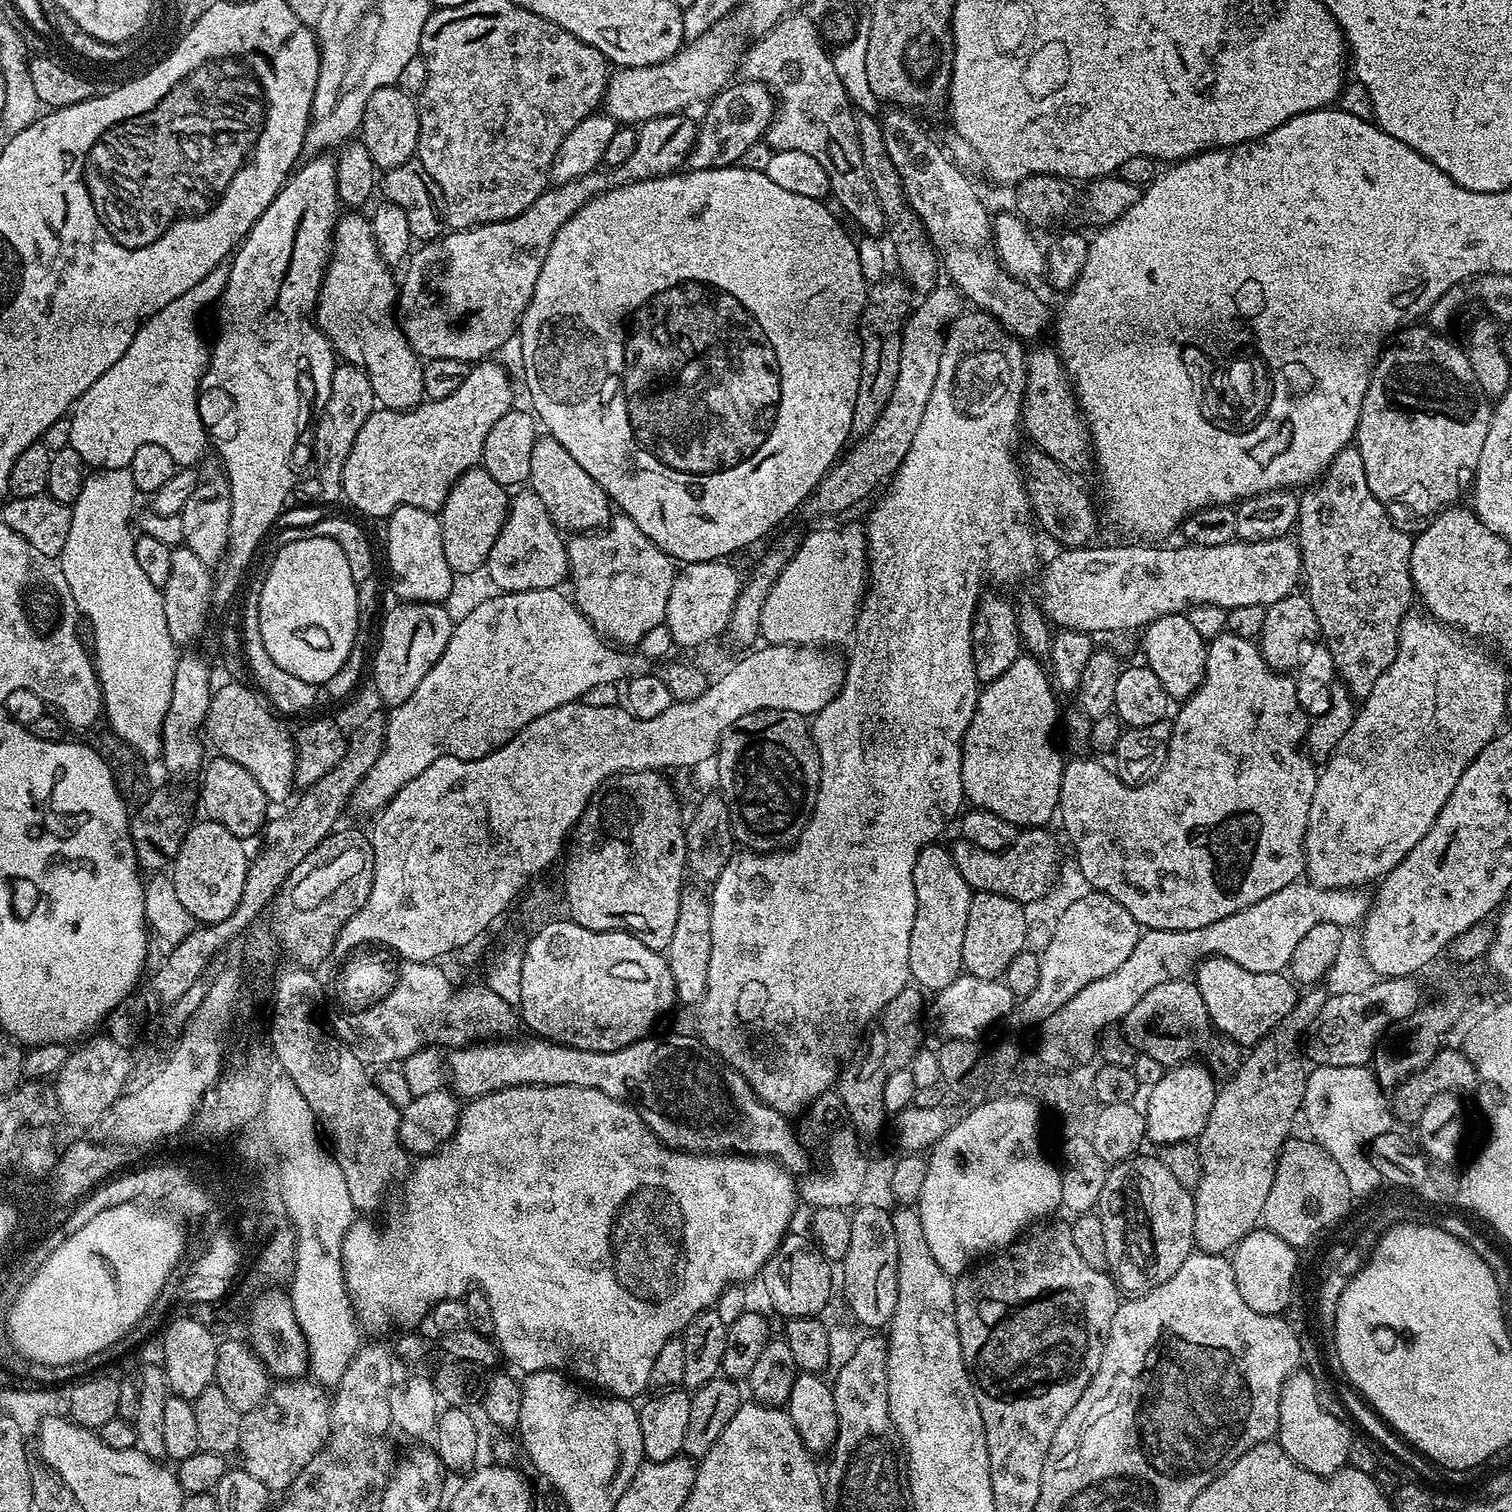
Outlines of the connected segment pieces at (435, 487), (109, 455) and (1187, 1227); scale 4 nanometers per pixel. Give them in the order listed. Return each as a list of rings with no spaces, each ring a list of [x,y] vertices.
[[[480,362],[469,367],[466,382],[446,398],[421,402],[407,410],[381,407],[372,411],[362,430],[358,430],[354,450],[350,450],[350,458],[344,467],[343,499],[348,499],[358,511],[381,518],[391,516],[395,508],[402,506],[439,513],[456,479],[480,464],[482,446],[486,434],[490,434],[490,426],[494,426],[494,422],[513,407],[507,374],[498,365],[488,363],[492,362]]]
[[[218,266],[210,270],[206,278],[186,290],[186,294],[171,300],[165,308],[159,308],[140,325],[126,354],[122,354],[122,358],[118,358],[118,362],[114,362],[114,366],[110,366],[110,370],[106,370],[102,378],[98,378],[98,382],[89,386],[75,401],[70,412],[70,446],[78,450],[89,469],[127,468],[130,458],[134,458],[134,450],[147,444],[163,446],[177,466],[192,466],[203,454],[204,447],[209,447],[210,437],[200,421],[196,398],[200,390],[200,377],[204,374],[210,352],[206,344],[204,348],[204,340],[200,337],[200,328],[196,323],[200,315],[223,296],[227,281],[228,268]]]
[[[1137,1154],[1130,1160],[1123,1160],[1120,1164],[1113,1164],[1109,1167],[1108,1177],[1106,1178],[1106,1186],[1102,1186],[1102,1194],[1100,1195],[1100,1203],[1098,1205],[1098,1215],[1102,1218],[1102,1226],[1106,1230],[1106,1258],[1108,1259],[1108,1272],[1116,1282],[1117,1289],[1124,1294],[1143,1294],[1152,1291],[1152,1289],[1162,1286],[1162,1282],[1166,1282],[1176,1273],[1182,1266],[1182,1262],[1186,1262],[1186,1258],[1192,1255],[1194,1251],[1194,1241],[1192,1234],[1194,1232],[1194,1202],[1192,1201],[1193,1193],[1182,1186],[1182,1182],[1174,1179],[1174,1174],[1170,1174],[1170,1170],[1166,1170],[1166,1166],[1162,1166],[1162,1162],[1155,1156],[1144,1156],[1145,1154]]]

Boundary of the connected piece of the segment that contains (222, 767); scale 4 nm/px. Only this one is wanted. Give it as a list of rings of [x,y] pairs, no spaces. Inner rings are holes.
[[[216,754],[213,757],[212,761],[209,759],[203,765],[202,775],[199,777],[203,815],[226,826],[226,830],[230,830],[230,834],[235,836],[249,838],[248,836],[254,835],[256,831],[257,835],[265,827],[266,817],[269,815],[267,814],[268,808],[270,809],[268,796],[262,790],[262,786],[254,782],[254,774],[250,774],[250,770],[238,766],[238,762],[234,762],[228,756]]]

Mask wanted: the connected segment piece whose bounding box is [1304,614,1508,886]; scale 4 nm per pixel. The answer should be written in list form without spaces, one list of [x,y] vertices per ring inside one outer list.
[[[1409,614],[1404,617],[1400,627],[1400,646],[1396,649],[1396,660],[1389,668],[1385,668],[1384,673],[1377,680],[1371,681],[1372,693],[1365,698],[1364,708],[1362,704],[1362,707],[1356,713],[1356,720],[1350,726],[1350,730],[1346,730],[1342,742],[1335,752],[1328,757],[1319,773],[1314,798],[1310,806],[1309,825],[1304,835],[1306,876],[1313,884],[1321,886],[1364,886],[1367,885],[1367,880],[1376,882],[1387,876],[1389,872],[1394,871],[1404,861],[1406,854],[1410,854],[1410,850],[1414,850],[1414,846],[1418,846],[1418,842],[1426,835],[1432,823],[1438,818],[1442,806],[1446,806],[1454,786],[1458,786],[1458,778],[1462,778],[1462,774],[1470,766],[1473,758],[1493,740],[1501,727],[1499,724],[1500,719],[1504,716],[1504,695],[1508,692],[1508,680],[1504,677],[1503,670],[1498,665],[1491,664],[1478,649],[1463,644],[1463,642],[1468,642],[1461,639],[1448,625],[1440,623],[1435,616],[1431,614],[1423,615]]]

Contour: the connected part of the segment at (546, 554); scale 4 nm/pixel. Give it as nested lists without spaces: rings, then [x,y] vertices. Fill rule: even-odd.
[[[531,490],[511,497],[508,517],[490,550],[486,565],[501,593],[559,589],[569,579],[566,540],[552,523],[547,508]]]

